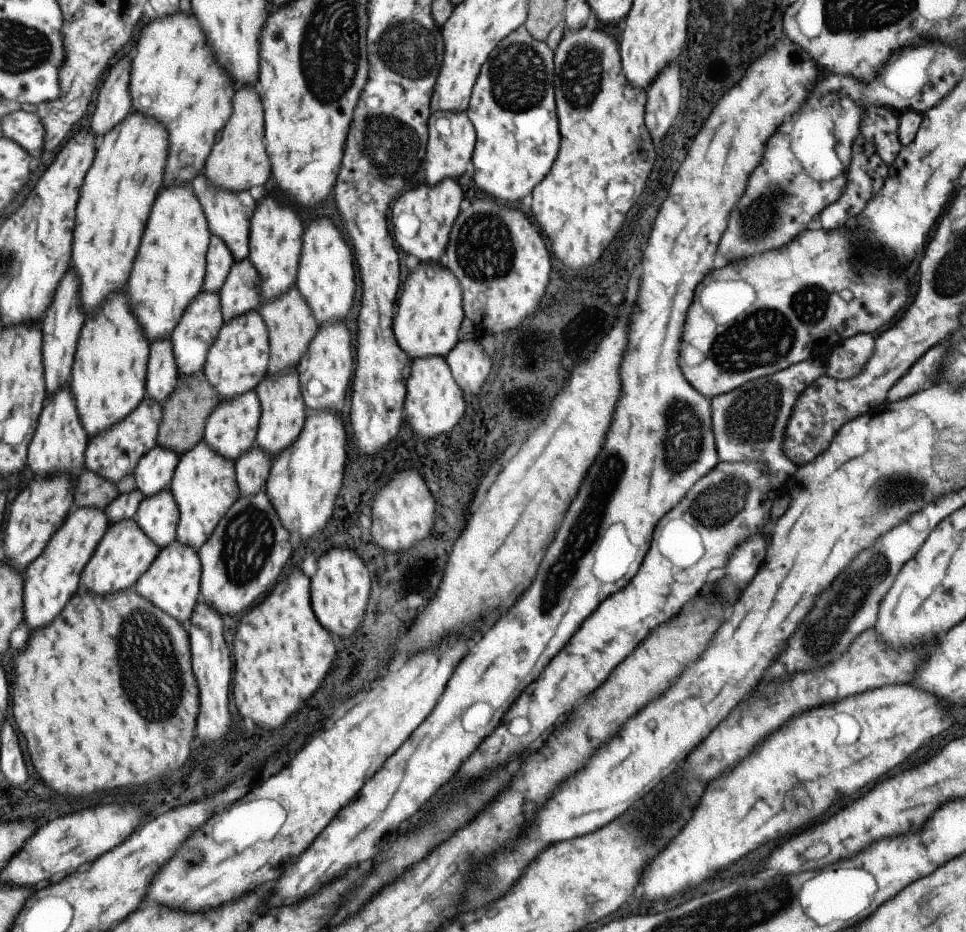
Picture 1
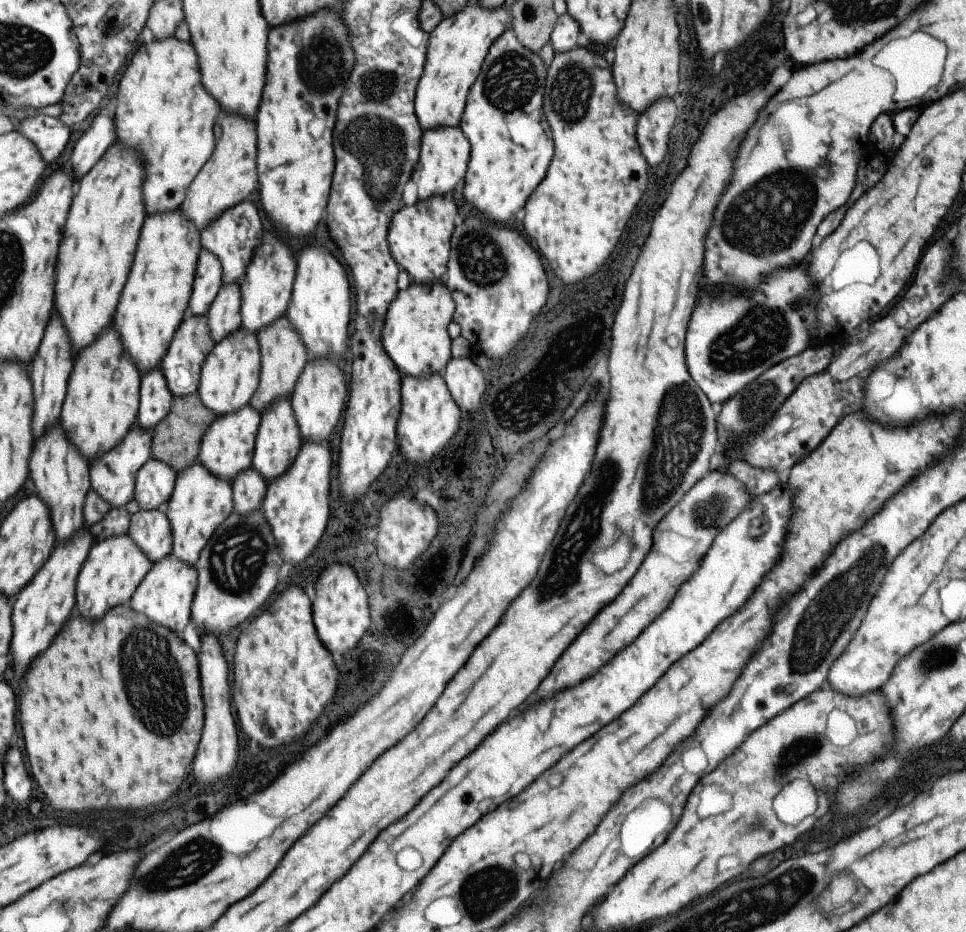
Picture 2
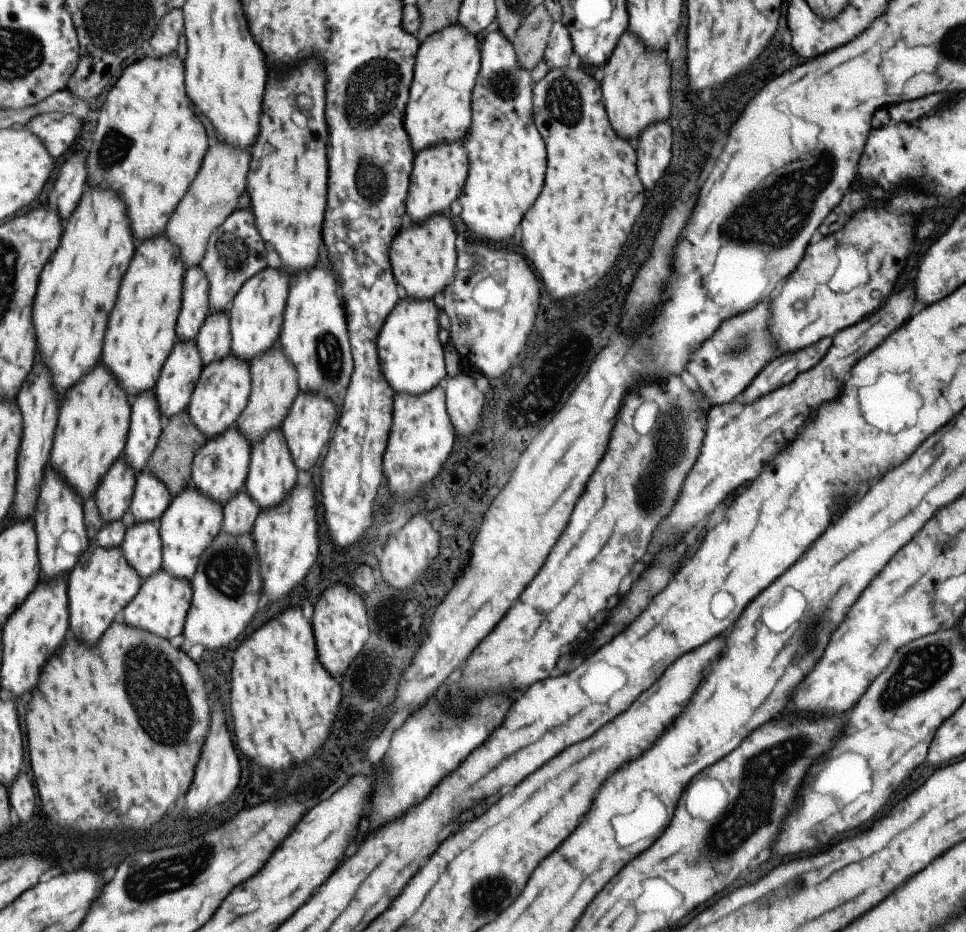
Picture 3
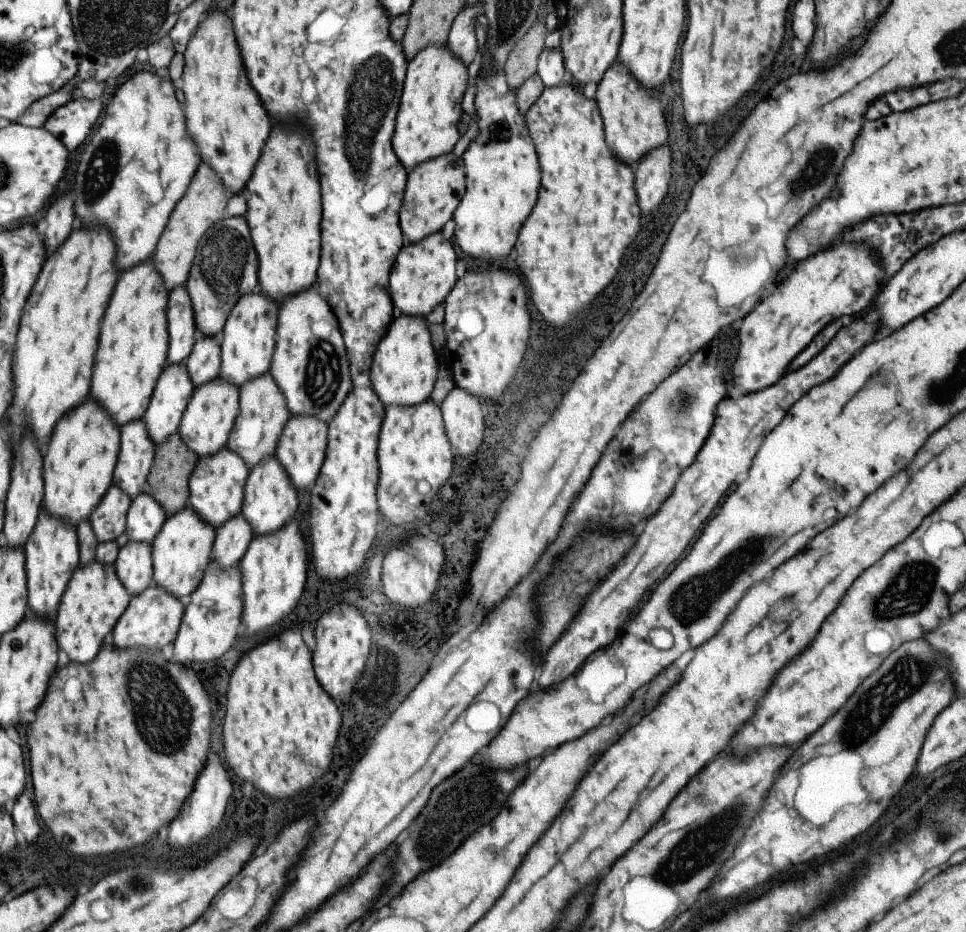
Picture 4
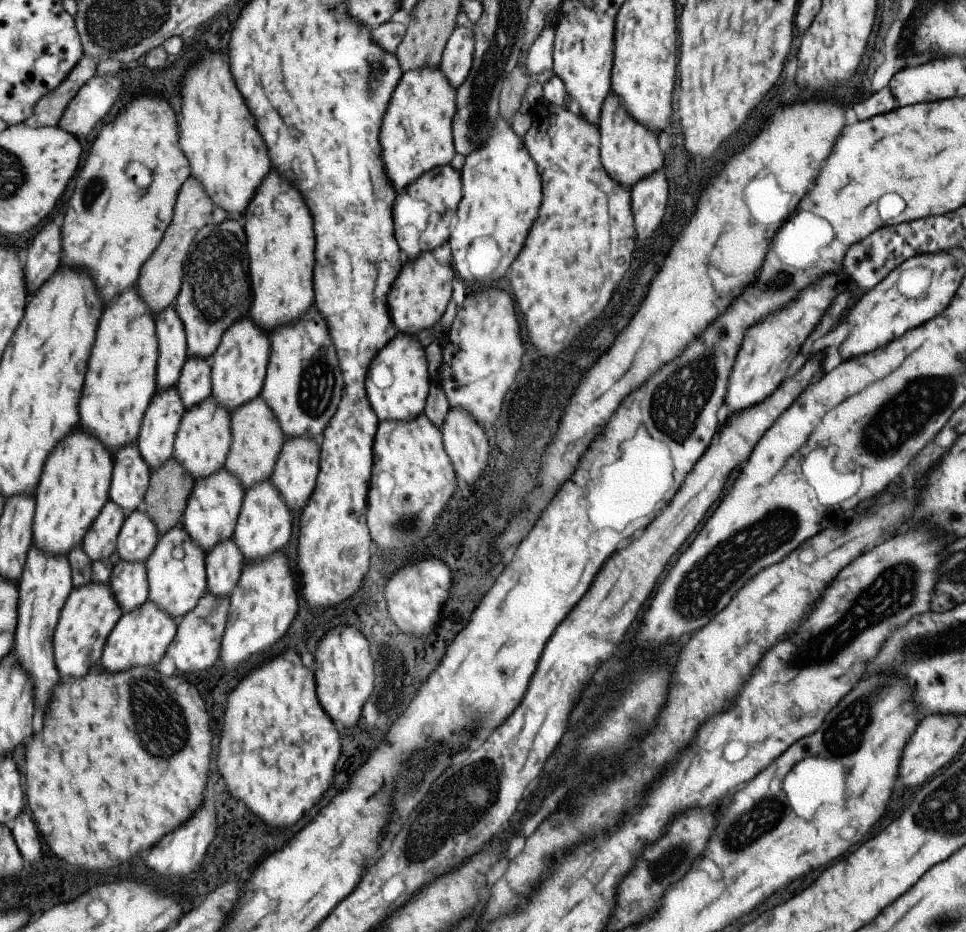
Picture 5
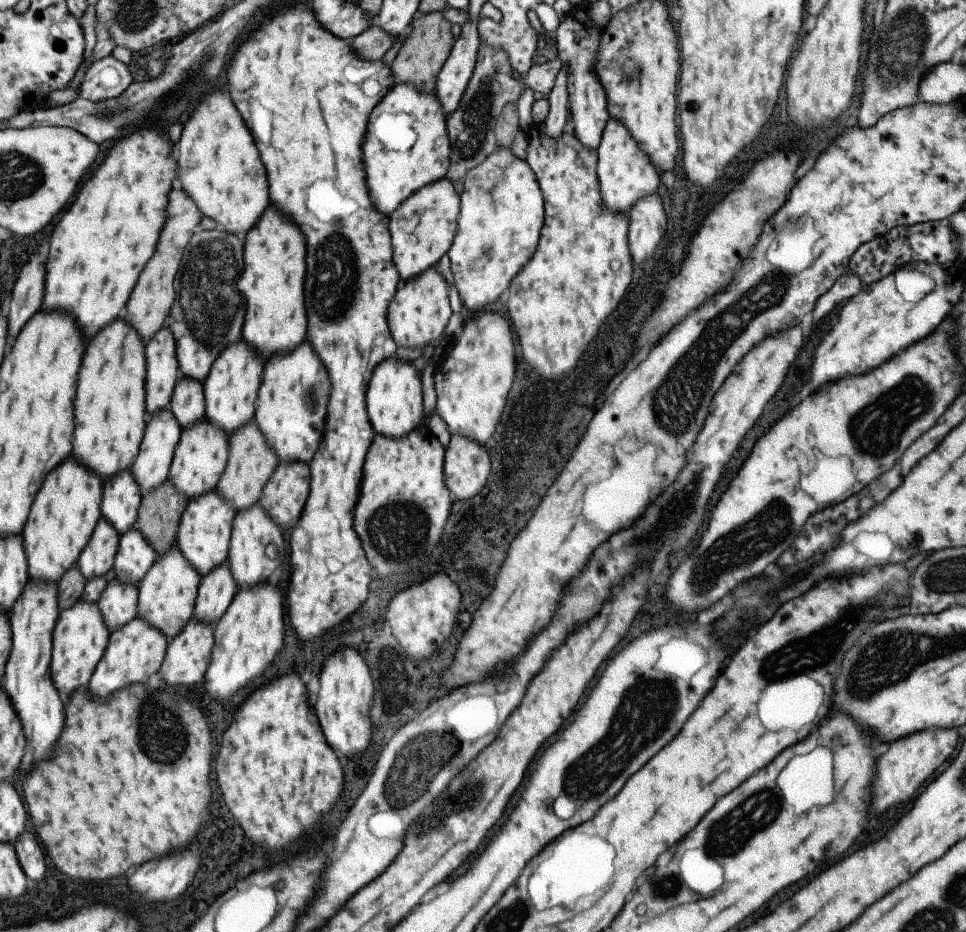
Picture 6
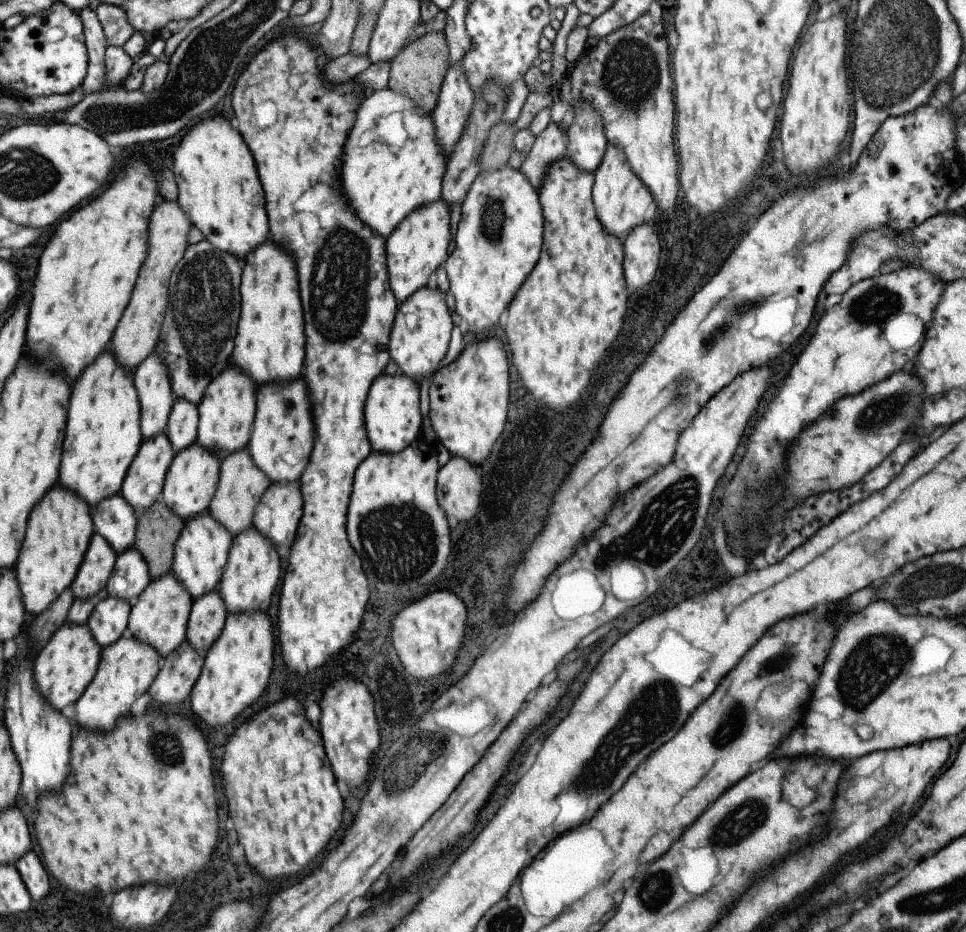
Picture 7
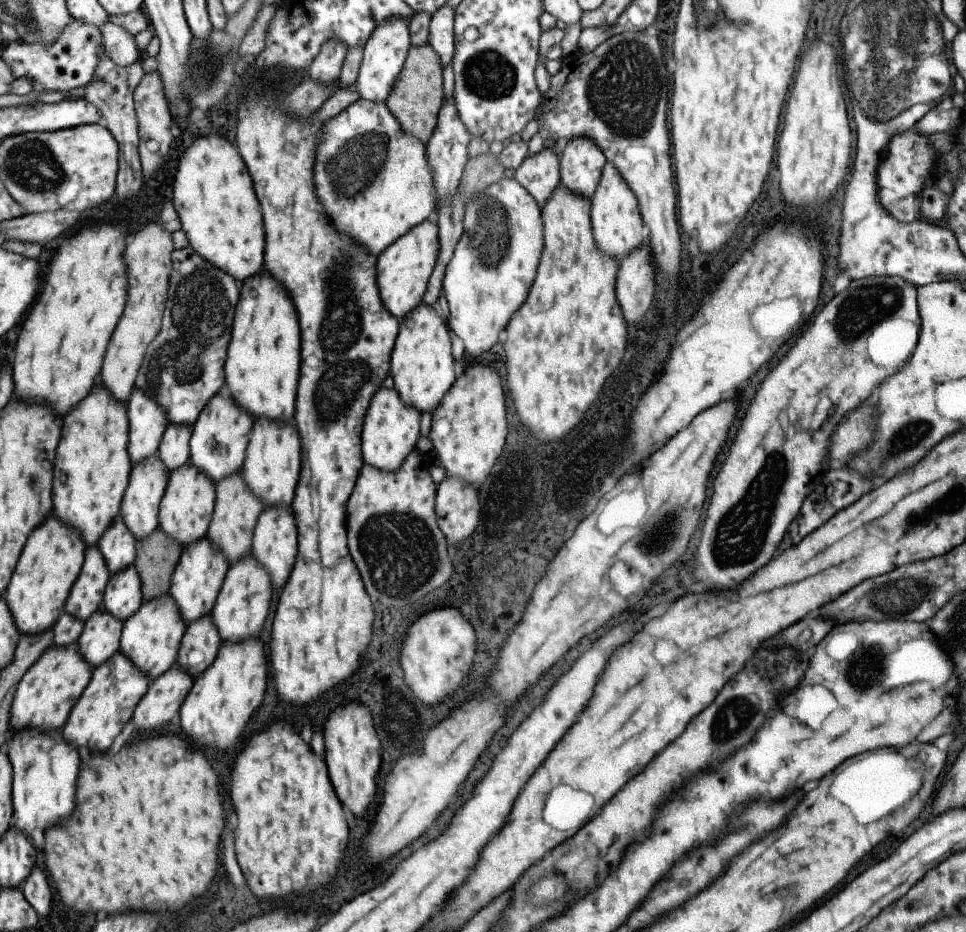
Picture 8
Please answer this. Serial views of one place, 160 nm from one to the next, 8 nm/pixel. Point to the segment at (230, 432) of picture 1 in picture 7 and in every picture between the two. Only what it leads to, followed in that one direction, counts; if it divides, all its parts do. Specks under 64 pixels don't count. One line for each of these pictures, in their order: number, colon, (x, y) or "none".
2: (226, 449)
3: (218, 470)
4: (215, 486)
5: (209, 516)
6: (203, 533)
7: (200, 552)

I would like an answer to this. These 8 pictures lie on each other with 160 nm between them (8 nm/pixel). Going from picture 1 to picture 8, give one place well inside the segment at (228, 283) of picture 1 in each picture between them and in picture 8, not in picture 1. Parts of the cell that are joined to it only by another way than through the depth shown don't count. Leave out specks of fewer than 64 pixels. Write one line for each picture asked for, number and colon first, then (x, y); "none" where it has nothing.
2: (222, 317)
3: (213, 339)
4: (202, 364)
5: (193, 384)
6: (186, 403)
7: (181, 425)
8: (173, 450)

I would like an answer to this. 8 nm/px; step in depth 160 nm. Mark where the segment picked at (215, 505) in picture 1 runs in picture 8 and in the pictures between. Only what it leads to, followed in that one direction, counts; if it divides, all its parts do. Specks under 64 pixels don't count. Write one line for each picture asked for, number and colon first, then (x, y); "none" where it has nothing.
2: (199, 503)
3: (191, 521)
4: (181, 549)
5: (175, 569)
6: (166, 593)
7: (158, 616)
8: (150, 638)

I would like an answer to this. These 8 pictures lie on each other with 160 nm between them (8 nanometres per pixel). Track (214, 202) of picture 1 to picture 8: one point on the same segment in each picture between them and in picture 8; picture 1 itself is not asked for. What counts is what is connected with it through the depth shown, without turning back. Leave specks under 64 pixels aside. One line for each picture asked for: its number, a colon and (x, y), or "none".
2: (232, 238)
3: (233, 253)
4: (224, 267)
5: (216, 263)
6: (206, 314)
7: (196, 336)
8: (182, 369)

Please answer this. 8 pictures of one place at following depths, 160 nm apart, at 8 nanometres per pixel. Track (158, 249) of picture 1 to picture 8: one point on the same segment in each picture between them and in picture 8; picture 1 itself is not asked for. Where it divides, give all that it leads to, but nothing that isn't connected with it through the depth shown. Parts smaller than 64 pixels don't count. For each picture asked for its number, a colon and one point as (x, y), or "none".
2: (153, 303)
3: (140, 333)
4: (132, 351)
5: (120, 380)
6: (110, 412)
7: (102, 434)
8: (91, 470)

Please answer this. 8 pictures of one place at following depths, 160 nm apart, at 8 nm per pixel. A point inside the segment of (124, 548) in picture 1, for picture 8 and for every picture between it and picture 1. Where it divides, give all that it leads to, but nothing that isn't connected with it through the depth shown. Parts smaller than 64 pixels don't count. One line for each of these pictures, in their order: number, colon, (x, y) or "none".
2: (112, 570)
3: (101, 583)
4: (94, 598)
5: (90, 611)
6: (79, 637)
7: (65, 664)
8: (43, 697)

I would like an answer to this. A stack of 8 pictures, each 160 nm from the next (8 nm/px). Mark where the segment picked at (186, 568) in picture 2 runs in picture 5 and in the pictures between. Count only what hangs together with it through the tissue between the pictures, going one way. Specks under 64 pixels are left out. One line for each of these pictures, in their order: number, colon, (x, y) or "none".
3: (160, 606)
4: (151, 620)
5: (140, 637)

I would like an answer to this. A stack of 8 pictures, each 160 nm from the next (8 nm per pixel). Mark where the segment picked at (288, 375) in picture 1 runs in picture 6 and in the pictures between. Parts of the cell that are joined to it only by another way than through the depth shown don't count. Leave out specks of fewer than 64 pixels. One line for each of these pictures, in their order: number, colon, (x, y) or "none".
2: (277, 441)
3: (271, 474)
4: (269, 499)
5: (263, 524)
6: (255, 541)

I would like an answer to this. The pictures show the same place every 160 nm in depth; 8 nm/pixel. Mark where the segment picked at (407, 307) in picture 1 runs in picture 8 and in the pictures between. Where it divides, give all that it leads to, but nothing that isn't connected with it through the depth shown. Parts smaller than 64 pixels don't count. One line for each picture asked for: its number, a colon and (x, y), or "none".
2: (414, 335)
3: (411, 360)
4: (403, 369)
5: (397, 382)
6: (392, 396)
7: (391, 409)
8: (390, 429)

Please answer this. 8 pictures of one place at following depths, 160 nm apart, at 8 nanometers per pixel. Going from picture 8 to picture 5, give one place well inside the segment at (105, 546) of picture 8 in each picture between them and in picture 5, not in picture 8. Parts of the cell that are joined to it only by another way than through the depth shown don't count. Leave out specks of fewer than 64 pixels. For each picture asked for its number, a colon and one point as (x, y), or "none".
5: (129, 478)
6: (121, 495)
7: (113, 518)

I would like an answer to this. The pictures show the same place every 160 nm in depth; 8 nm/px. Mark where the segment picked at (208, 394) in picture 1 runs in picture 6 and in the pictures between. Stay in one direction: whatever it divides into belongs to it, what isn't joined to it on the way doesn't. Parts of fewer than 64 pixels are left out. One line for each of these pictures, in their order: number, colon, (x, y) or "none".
2: (175, 441)
3: (170, 462)
4: (167, 481)
5: (168, 487)
6: (159, 510)

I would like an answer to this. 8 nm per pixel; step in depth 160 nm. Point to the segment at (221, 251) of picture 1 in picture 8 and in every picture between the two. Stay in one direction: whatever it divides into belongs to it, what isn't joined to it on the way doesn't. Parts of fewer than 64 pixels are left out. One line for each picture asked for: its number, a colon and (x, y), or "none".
2: (207, 281)
3: (194, 308)
4: (182, 332)
5: (169, 330)
6: (161, 365)
7: (151, 380)
8: (147, 420)

